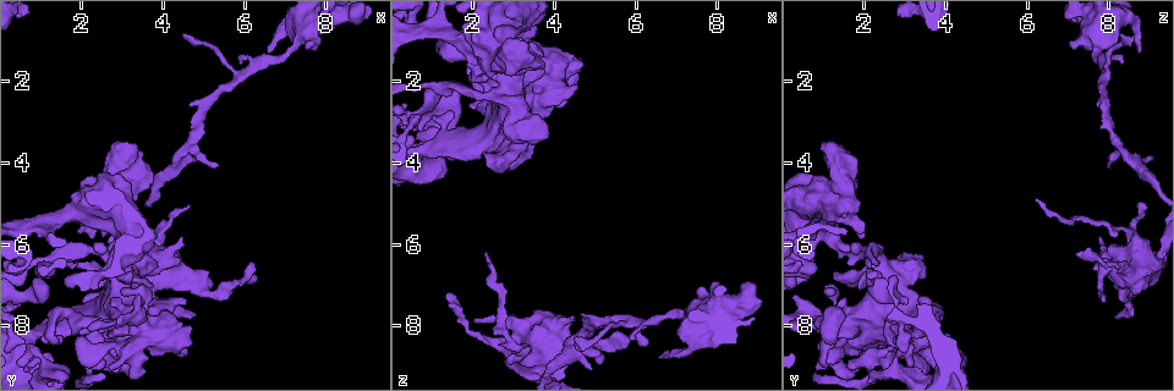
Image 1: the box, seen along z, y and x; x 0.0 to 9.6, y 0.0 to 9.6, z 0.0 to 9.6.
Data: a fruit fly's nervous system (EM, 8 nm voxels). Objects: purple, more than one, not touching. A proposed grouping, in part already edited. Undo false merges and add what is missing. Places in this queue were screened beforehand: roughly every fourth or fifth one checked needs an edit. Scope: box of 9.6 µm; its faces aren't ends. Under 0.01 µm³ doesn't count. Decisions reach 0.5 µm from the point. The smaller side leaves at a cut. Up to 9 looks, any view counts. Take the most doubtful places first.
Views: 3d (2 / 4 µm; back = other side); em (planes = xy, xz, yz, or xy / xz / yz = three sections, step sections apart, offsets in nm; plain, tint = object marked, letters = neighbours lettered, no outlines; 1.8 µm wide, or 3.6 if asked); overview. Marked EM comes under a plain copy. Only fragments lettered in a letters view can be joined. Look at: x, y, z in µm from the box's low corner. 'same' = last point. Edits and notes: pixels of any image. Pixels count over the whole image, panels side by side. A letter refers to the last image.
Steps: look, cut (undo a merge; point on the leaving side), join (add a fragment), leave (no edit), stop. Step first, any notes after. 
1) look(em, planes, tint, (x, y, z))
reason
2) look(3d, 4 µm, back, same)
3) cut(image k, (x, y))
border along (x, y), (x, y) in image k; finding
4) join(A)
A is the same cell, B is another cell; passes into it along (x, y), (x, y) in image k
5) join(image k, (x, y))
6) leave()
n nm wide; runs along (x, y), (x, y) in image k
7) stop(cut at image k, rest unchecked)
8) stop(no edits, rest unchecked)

look(em, 3.6 µm, planes, tint, (3.65, 7.30, 8.45))
thick turns thin

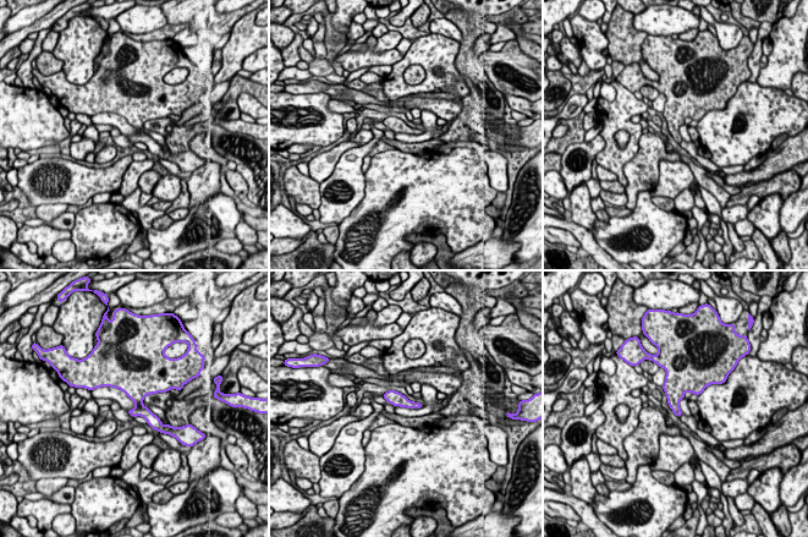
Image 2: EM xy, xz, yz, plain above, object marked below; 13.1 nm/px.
look(em, 3.6 µm, planes, letters, same)
see the neighbours

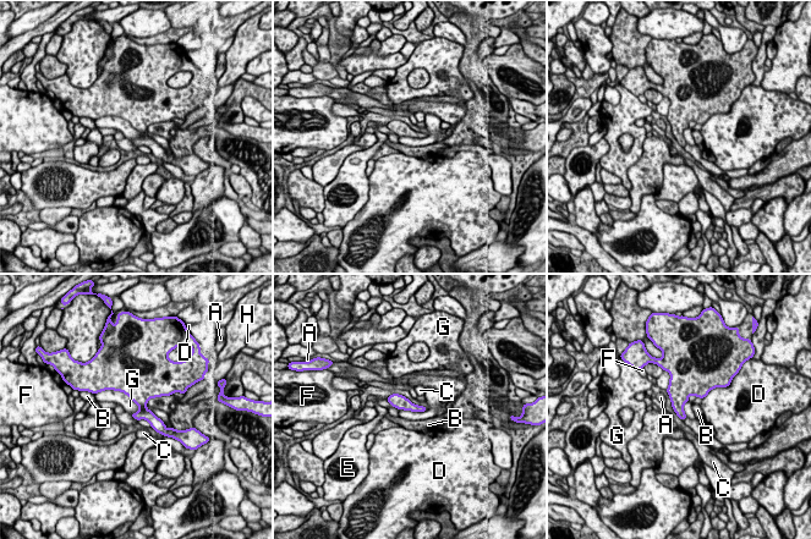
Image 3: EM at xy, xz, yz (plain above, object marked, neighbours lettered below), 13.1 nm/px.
leave()
170 nm wide; A, B, C, D, E, F, G and H are other cells; all the same neuron

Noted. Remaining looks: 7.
look(3d, 4 µm, (1.40, 6.20, 7.25))
thin end

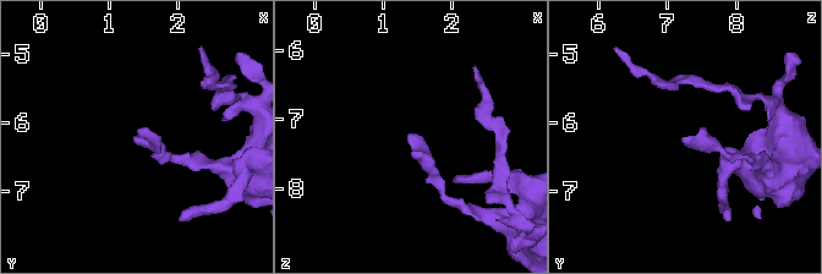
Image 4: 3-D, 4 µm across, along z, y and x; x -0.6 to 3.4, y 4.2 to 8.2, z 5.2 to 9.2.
look(em, planes, letters, (1.40, 6.20, 7.20))

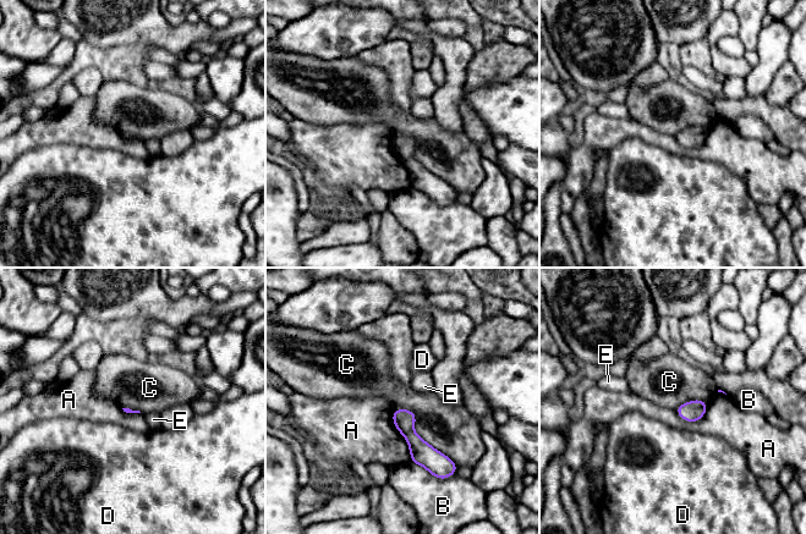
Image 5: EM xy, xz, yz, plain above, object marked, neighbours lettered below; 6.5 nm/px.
leave()
A, B, C, D and E are other cells; border along (393, 411), (458, 466) in image 5; no lettered fragment goes on from it

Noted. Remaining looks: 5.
look(3d, 4 µm, (3.95, 8.15, 1.75))
abrupt turn

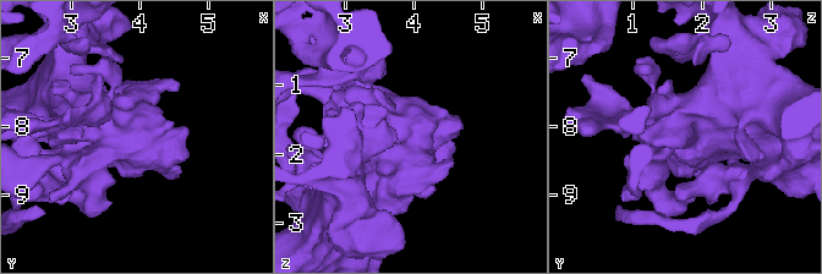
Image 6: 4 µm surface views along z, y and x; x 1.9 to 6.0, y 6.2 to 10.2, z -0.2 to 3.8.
look(em, 3.6 µm, planes, letters, (4.00, 8.20, 1.70))

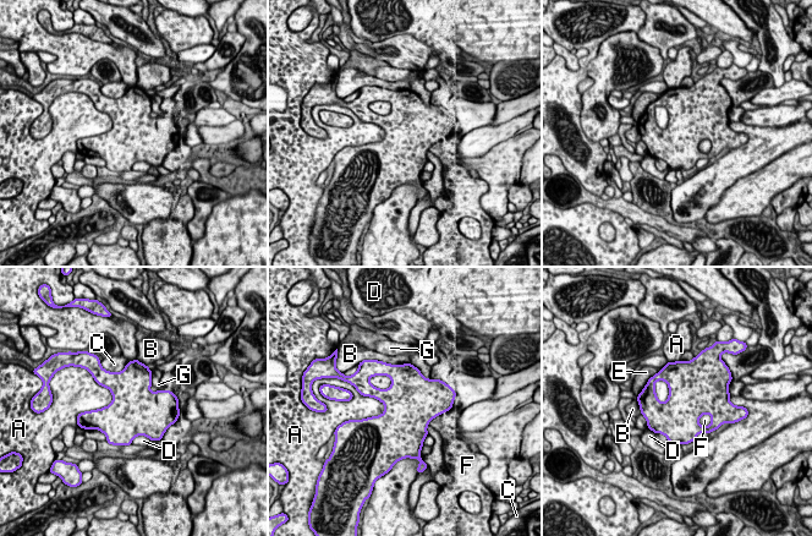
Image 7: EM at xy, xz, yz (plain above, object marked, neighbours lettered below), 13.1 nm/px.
leave()
A, B, C, D, E, F and G are other cells; border along (95, 381), (111, 402), (89, 411) in image 7; one neuron here

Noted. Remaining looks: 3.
look(3d, 4 µm, (7.40, 0.85, 7.75))

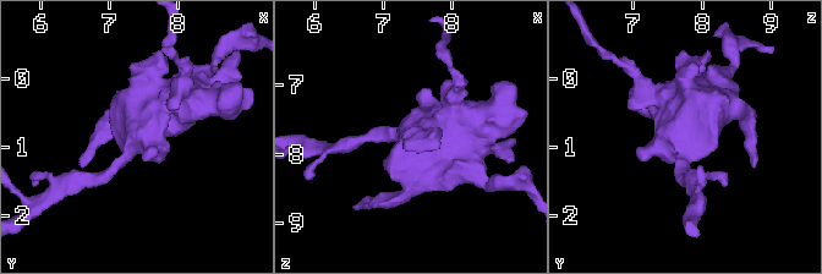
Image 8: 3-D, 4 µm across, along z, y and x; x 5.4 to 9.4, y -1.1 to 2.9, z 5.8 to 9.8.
look(em, 3.6 µm, planes, letters, (7.40, 0.85, 7.75))
now the EM

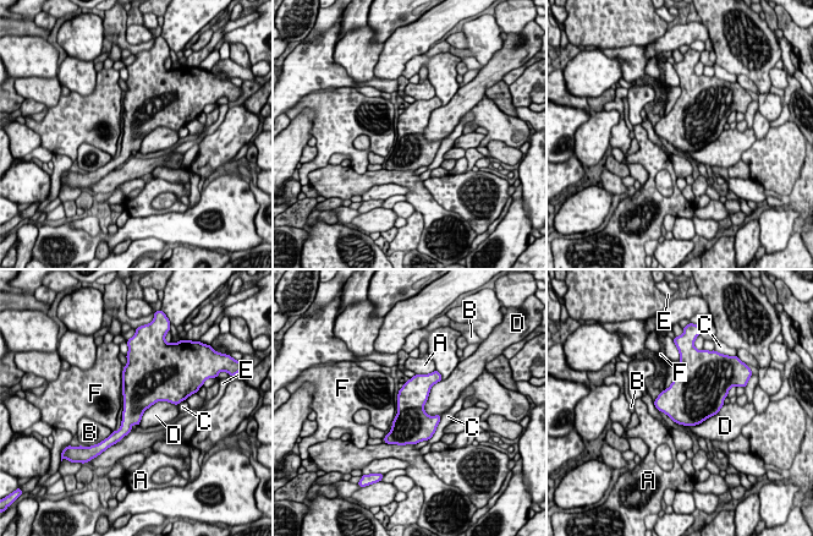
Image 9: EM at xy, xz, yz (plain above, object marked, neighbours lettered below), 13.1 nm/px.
leave()
400 nm wide; A, B, C, D, E and F are other cells; border along (441, 378), (424, 404), (429, 416) in image 9; one neuron here

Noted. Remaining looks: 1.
stop(no edits, rest unchecked)

